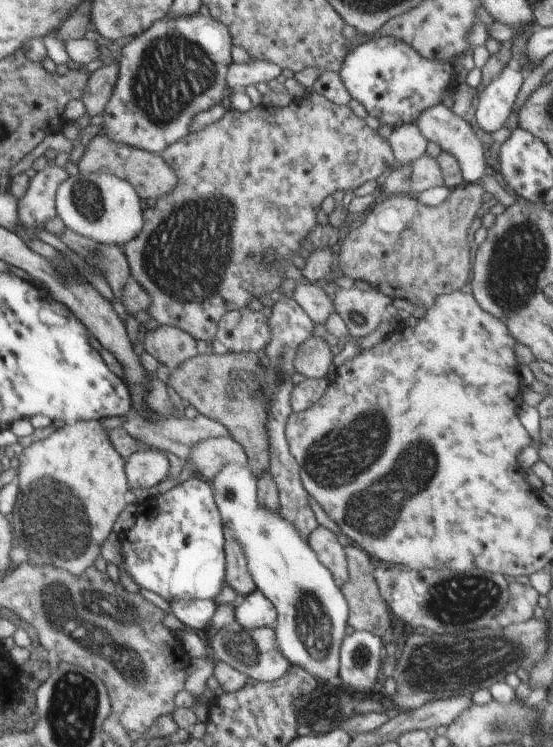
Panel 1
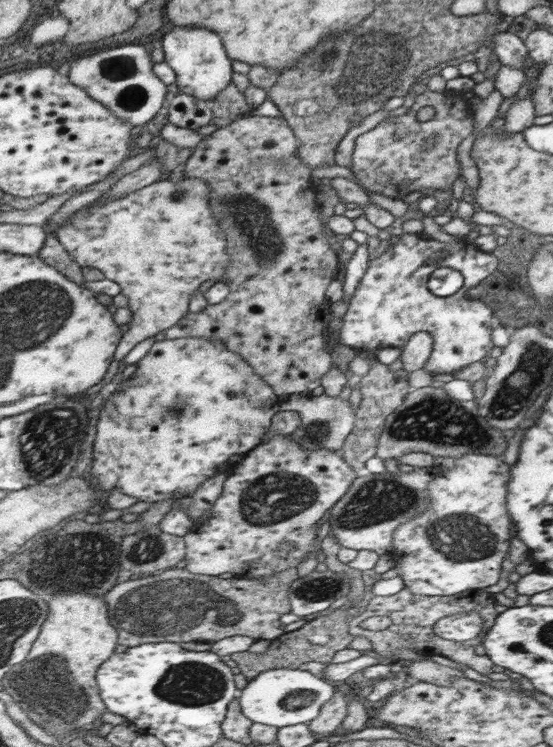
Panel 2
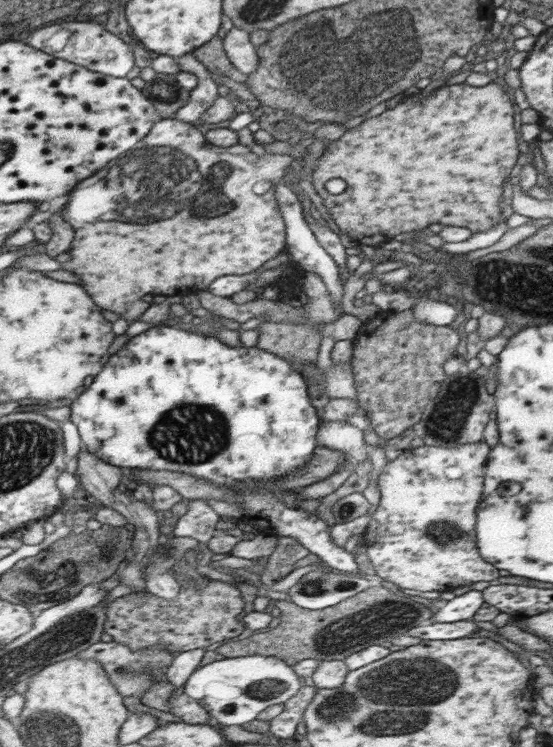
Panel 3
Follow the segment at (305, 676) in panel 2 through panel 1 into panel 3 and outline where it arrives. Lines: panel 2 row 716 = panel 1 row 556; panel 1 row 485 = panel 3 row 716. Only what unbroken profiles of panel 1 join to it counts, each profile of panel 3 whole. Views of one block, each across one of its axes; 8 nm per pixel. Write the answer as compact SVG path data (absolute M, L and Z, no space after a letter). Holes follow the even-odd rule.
M239 656L199 666L186 680L184 694L196 700L220 725L238 726L256 719L274 704L284 704L304 686L292 666L276 656Z

